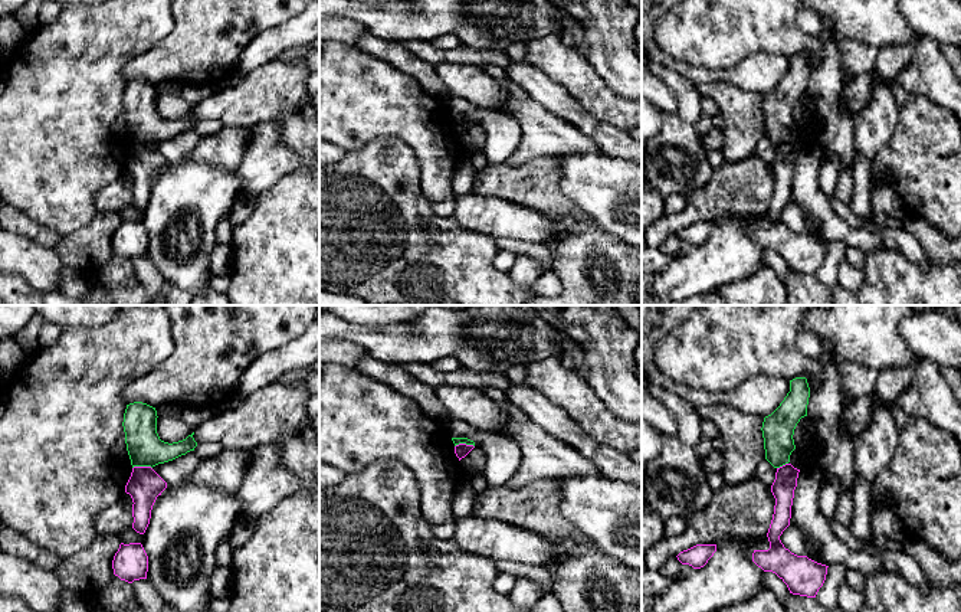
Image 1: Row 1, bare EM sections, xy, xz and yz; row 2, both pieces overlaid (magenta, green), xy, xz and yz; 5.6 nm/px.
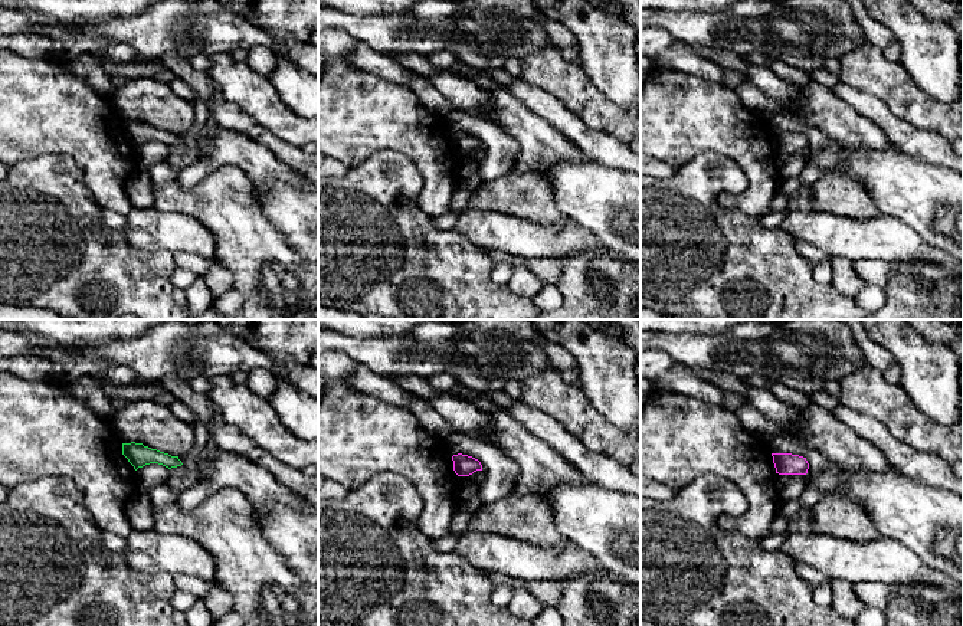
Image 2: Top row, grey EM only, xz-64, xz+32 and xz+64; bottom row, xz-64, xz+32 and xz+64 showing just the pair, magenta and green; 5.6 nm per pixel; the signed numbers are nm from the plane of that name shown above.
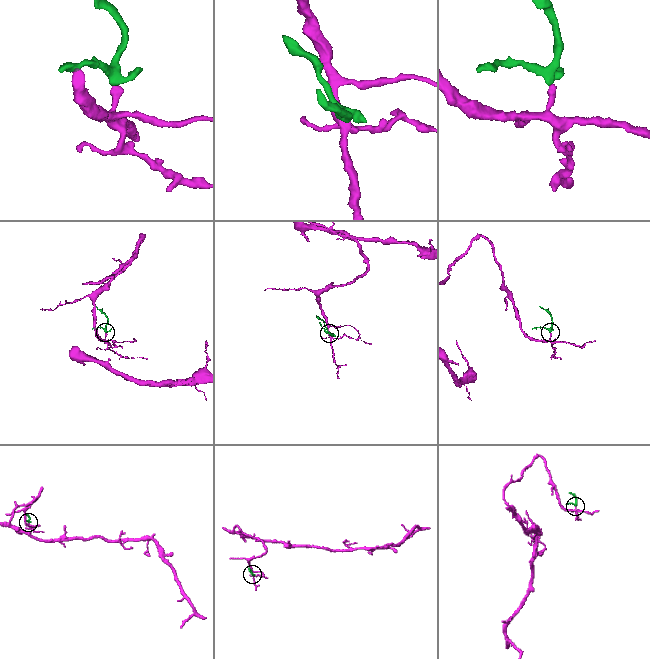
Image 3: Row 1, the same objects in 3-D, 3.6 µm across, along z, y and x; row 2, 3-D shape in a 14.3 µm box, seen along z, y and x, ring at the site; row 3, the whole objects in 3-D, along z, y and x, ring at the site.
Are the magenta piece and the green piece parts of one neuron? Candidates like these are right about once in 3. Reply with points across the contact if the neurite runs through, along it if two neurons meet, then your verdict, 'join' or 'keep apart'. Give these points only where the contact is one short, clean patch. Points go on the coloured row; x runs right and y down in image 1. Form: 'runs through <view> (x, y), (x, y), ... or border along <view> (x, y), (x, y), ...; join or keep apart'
border along xy (151, 467), (133, 468); keep apart

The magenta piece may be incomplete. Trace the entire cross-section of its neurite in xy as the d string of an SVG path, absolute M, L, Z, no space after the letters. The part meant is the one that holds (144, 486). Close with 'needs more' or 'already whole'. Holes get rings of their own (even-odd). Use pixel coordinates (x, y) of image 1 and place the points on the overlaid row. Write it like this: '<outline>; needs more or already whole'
M134 467L125 485L125 492L132 498L132 528L144 534L151 518L151 510L167 482L151 467Z; already whole

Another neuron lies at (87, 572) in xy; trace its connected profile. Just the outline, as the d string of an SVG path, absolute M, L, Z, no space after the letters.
M96 534L86 549L63 557L53 572L65 588L94 600L115 576L112 560L119 544L117 536Z

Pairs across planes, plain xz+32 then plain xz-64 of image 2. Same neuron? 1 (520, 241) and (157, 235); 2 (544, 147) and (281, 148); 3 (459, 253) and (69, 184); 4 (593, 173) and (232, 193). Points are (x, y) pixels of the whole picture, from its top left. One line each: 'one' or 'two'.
1: one
2: two
3: one
4: two

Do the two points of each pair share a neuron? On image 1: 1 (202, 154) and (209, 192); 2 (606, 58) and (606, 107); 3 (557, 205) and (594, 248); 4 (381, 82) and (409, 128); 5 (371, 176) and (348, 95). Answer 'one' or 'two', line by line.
1: two
2: two
3: one
4: one
5: two

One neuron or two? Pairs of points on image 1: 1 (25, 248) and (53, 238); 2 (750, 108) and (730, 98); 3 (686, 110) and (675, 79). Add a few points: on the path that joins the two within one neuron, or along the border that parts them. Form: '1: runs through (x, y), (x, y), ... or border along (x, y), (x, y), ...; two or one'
1: border along (15, 231), (52, 248); two
2: runs through (745, 108), (740, 108), (734, 102); one
3: runs through (686, 102), (686, 94), (681, 87); one

